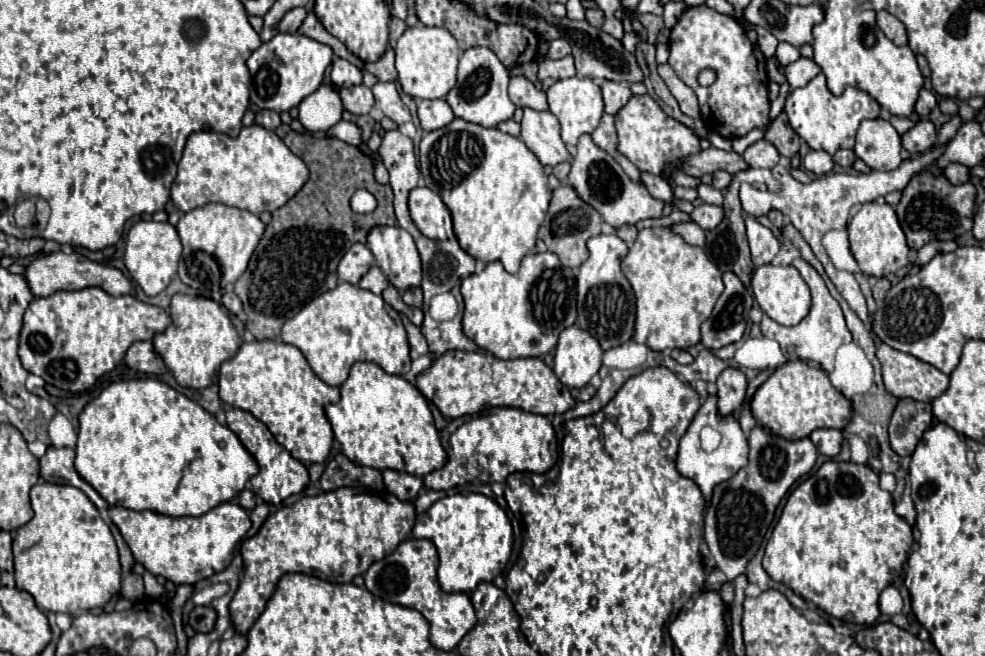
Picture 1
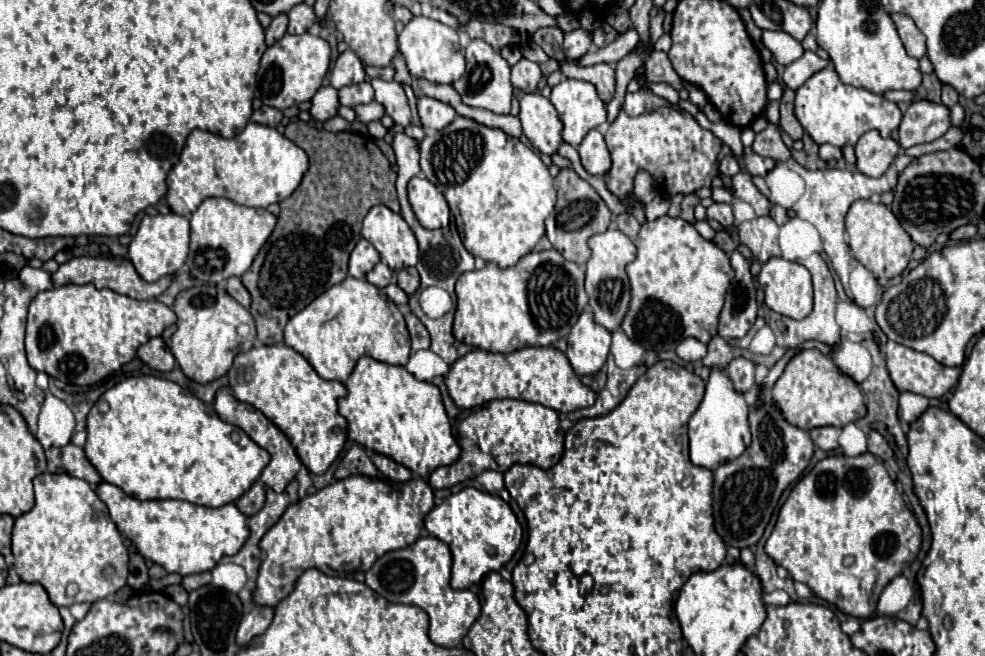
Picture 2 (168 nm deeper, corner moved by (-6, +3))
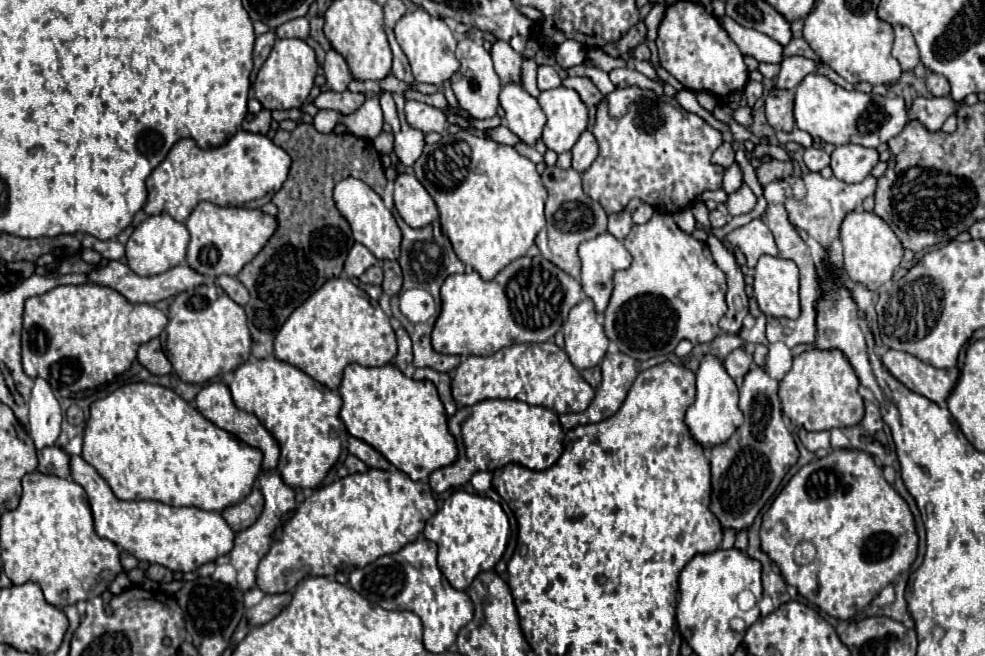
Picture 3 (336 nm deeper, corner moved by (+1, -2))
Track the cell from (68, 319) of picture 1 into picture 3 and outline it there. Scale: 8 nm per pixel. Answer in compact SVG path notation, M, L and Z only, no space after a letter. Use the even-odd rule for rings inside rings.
M58 285L26 301L22 365L28 377L42 377L54 389L94 389L124 373L134 363L138 347L158 337L166 325L168 317L160 309L134 305L106 285Z

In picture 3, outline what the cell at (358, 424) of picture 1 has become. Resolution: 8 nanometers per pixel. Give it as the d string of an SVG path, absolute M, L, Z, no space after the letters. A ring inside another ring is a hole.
M348 365L338 387L344 401L340 419L348 433L382 453L412 481L428 481L430 473L454 463L456 441L448 431L448 417L432 381L406 377L396 365L382 367Z

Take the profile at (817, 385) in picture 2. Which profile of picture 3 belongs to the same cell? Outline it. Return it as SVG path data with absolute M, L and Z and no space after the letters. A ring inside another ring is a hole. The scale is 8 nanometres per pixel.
M812 349L794 357L790 373L780 381L780 401L792 425L806 431L852 427L864 417L864 401L858 393L858 377L838 349Z

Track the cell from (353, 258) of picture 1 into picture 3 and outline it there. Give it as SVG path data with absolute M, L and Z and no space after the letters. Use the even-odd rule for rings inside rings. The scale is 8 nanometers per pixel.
M354 243L354 247L348 253L348 259L344 263L344 273L348 277L360 277L368 267L376 265L378 259L372 255L372 251L368 247L364 247L362 243Z

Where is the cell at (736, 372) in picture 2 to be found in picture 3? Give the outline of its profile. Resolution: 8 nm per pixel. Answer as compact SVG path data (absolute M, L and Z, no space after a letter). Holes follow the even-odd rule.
M740 347L740 349L734 349L726 359L724 359L724 365L726 365L726 371L728 375L740 383L744 379L744 375L748 373L750 369L750 363L752 363L752 355L746 351L746 347Z

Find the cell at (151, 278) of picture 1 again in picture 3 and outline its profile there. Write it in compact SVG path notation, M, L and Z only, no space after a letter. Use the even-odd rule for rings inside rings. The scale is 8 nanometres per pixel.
M160 213L160 215L152 215L146 217L130 235L128 243L126 243L126 259L128 259L128 267L136 273L136 275L158 275L164 273L180 263L186 261L186 247L190 241L190 233L186 229L184 223L174 221L168 213Z

